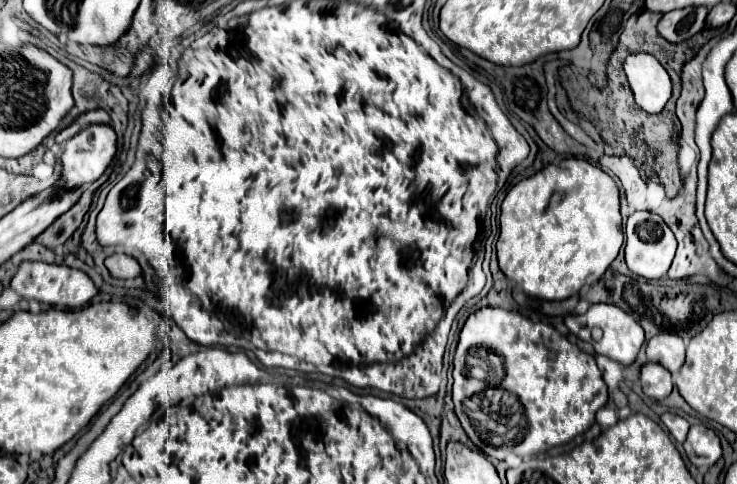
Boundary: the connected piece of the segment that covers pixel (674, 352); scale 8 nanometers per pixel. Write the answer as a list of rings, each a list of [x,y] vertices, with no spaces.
[[[659,333],[647,343],[647,359],[675,373],[685,361],[685,343],[677,333]]]

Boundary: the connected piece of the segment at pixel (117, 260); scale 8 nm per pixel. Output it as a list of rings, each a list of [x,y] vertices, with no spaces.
[[[115,253],[115,255],[109,255],[105,259],[105,267],[109,269],[109,273],[117,279],[133,279],[137,275],[141,275],[141,267],[139,263],[125,255],[125,253]]]

